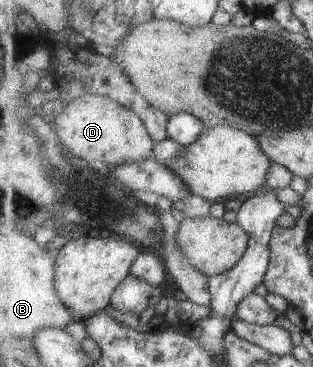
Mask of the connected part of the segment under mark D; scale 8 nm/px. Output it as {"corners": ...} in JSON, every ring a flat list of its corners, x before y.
{"corners":[[85,94,68,102,52,120,53,129,74,157,93,165,114,168,124,163,153,158,154,139,143,120,132,109,100,95]]}

